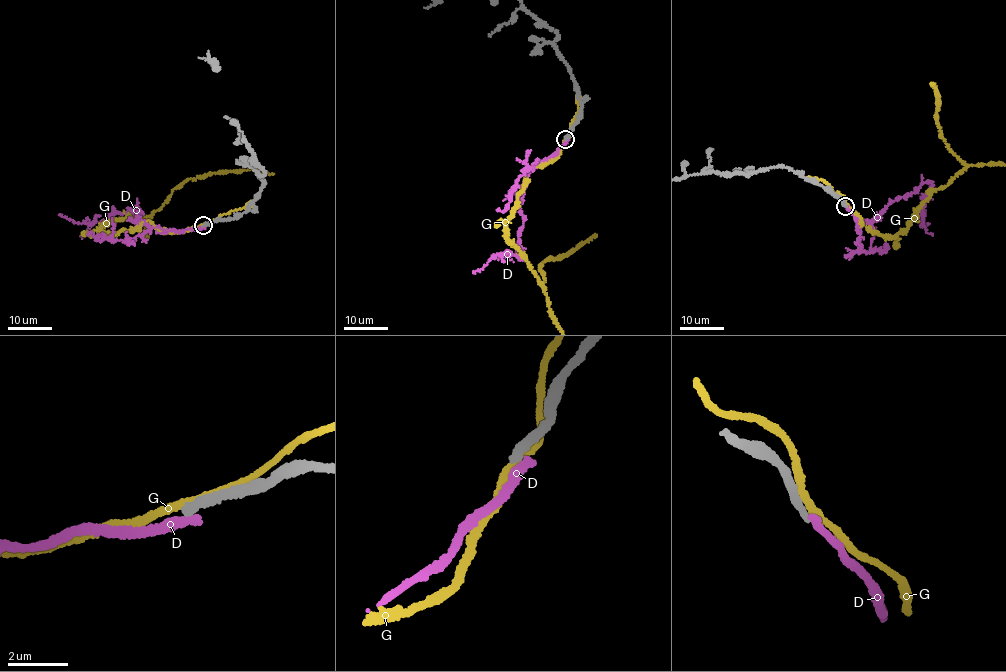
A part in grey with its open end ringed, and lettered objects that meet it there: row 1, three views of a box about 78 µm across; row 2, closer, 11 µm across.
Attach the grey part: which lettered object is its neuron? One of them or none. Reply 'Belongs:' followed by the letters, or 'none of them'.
Belongs: none of them

